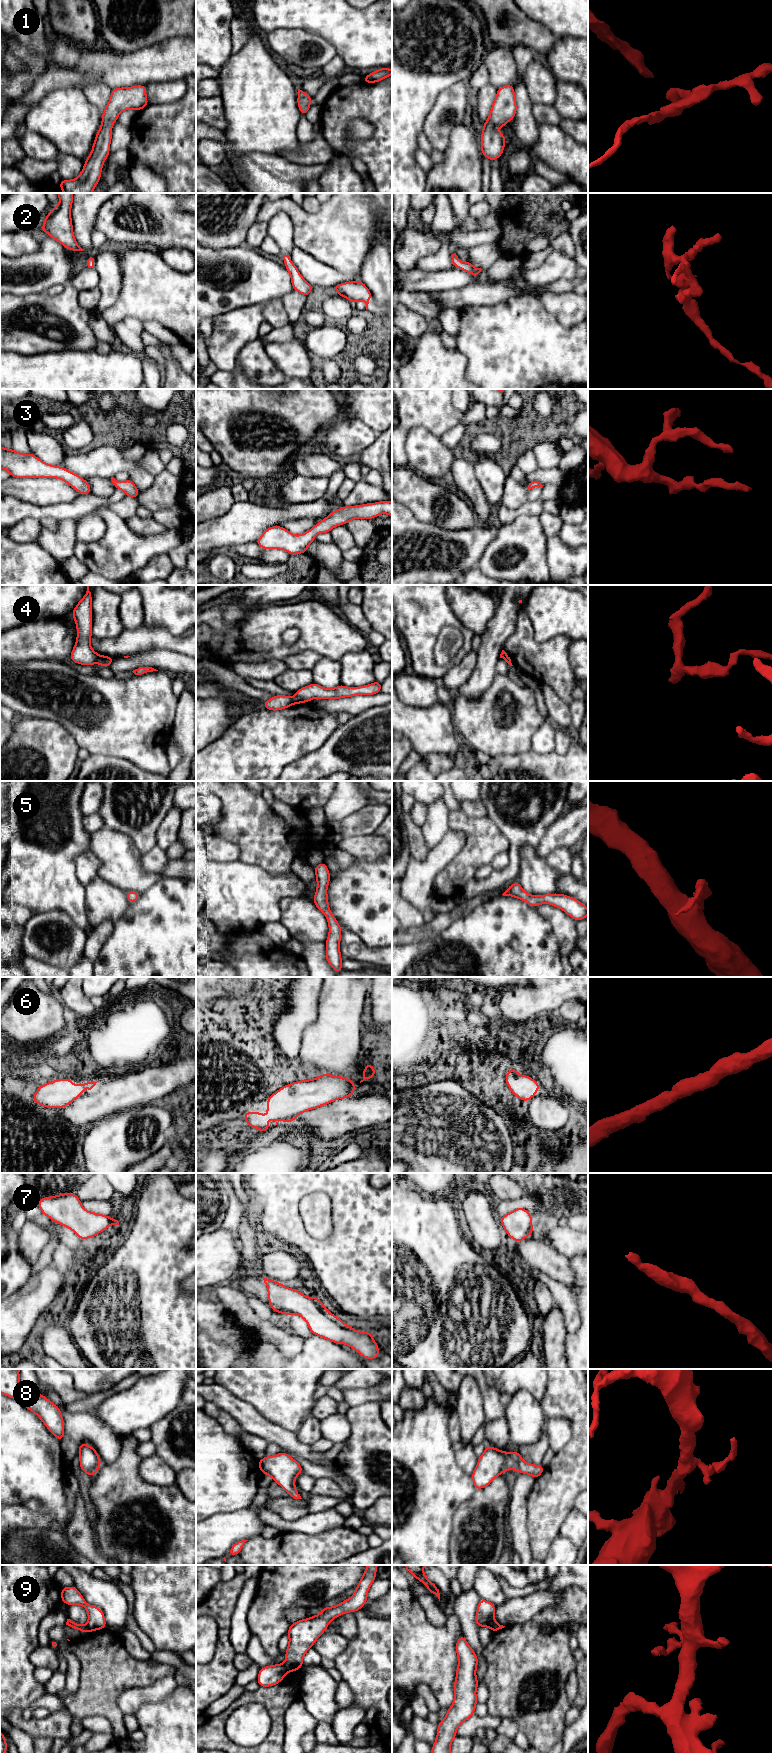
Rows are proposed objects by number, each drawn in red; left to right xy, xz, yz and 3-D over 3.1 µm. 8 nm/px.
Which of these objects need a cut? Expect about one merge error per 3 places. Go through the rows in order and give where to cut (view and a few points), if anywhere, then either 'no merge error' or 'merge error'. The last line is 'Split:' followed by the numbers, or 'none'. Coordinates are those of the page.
1: no cut | no merge error
2: no cut | no merge error
3: no cut | no merge error
4: xy (98, 655), (95, 661) | merge error
5: no cut | no merge error
6: no cut | no merge error
7: no cut | no merge error
8: no cut | no merge error
9: xz (282, 1664), (287, 1671) | merge error
Split: 4, 9

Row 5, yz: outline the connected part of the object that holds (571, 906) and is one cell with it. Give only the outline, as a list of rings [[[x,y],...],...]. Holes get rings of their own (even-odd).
[[[518,881],[514,882],[502,894],[503,896],[512,896],[522,901],[526,901],[530,906],[547,903],[554,907],[562,909],[567,915],[576,921],[585,919],[588,916],[588,909],[577,899],[564,894],[545,894],[545,895],[529,895],[523,890]]]

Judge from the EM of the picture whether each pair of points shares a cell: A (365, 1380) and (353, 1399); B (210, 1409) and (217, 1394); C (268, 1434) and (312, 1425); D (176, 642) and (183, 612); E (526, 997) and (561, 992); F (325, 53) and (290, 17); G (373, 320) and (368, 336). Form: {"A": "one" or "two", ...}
{"A": "two", "B": "two", "C": "two", "D": "two", "E": "one", "F": "two", "G": "one"}

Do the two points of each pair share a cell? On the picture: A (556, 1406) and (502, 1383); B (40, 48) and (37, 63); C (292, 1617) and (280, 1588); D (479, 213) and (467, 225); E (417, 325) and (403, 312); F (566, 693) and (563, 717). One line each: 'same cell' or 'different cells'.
A: different cells
B: different cells
C: different cells
D: different cells
E: same cell
F: different cells

